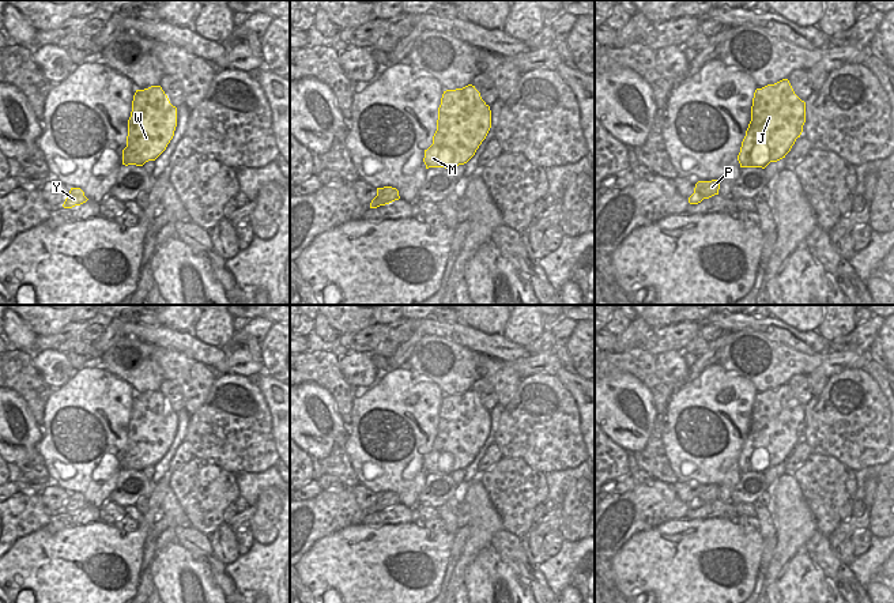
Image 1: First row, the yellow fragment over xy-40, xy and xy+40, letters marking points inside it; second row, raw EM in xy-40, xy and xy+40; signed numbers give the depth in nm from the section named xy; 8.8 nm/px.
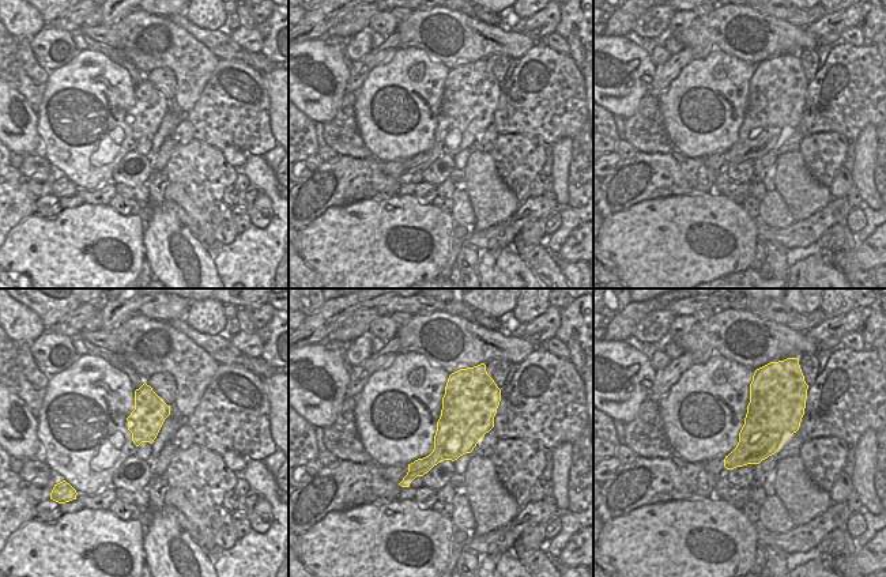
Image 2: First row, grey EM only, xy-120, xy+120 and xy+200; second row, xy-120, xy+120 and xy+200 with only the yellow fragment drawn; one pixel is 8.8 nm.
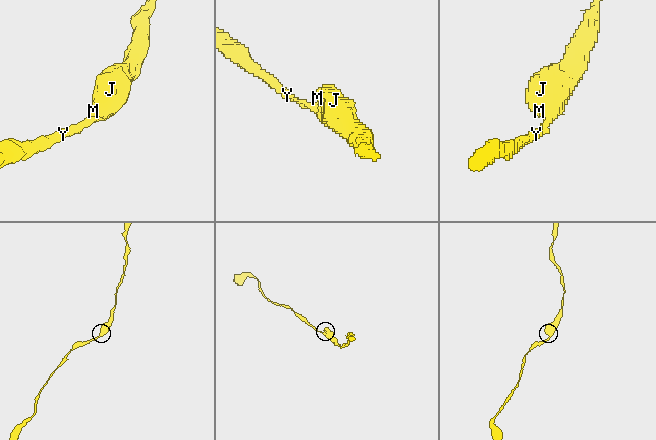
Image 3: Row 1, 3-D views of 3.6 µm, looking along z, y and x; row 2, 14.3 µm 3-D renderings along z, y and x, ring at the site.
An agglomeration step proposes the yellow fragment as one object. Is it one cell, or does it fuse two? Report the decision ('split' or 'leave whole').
leave whole

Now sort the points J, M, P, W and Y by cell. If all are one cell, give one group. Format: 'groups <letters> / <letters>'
groups J M P W Y

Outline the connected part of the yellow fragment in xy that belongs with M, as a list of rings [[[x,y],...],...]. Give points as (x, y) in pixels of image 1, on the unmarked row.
[[[475,391],[444,396],[433,449],[425,455],[426,474],[450,475],[453,471],[467,468],[490,433],[490,411],[482,404]]]

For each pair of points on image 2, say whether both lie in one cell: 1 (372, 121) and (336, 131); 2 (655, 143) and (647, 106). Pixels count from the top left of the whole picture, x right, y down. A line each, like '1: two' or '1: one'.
1: two
2: one

